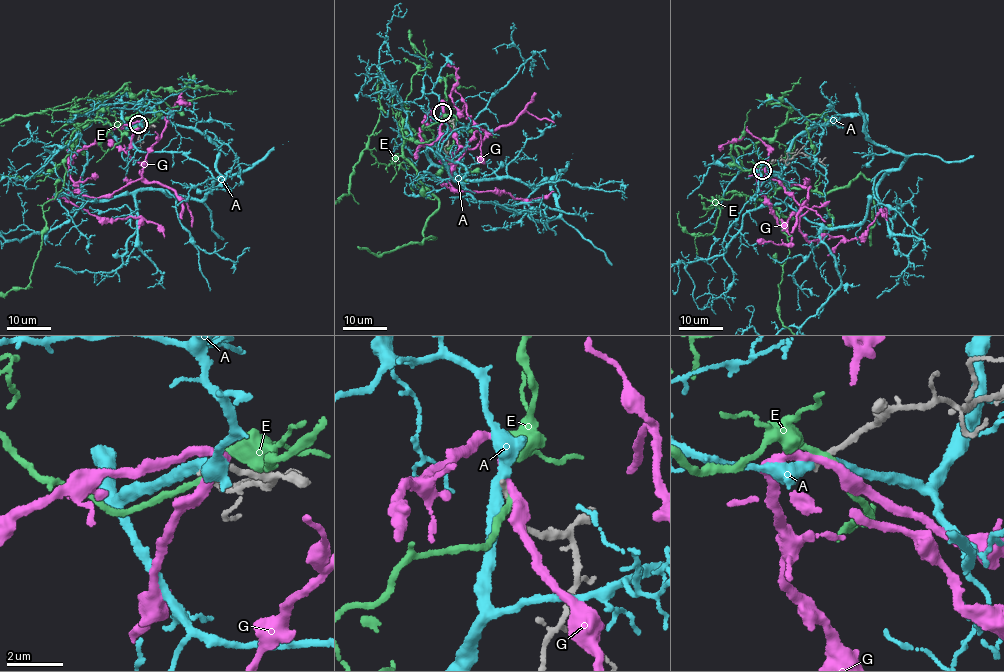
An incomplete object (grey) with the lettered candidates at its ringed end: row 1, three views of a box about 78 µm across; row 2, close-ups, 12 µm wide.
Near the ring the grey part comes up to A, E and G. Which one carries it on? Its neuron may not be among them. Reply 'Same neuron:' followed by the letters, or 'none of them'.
Same neuron: none of them

